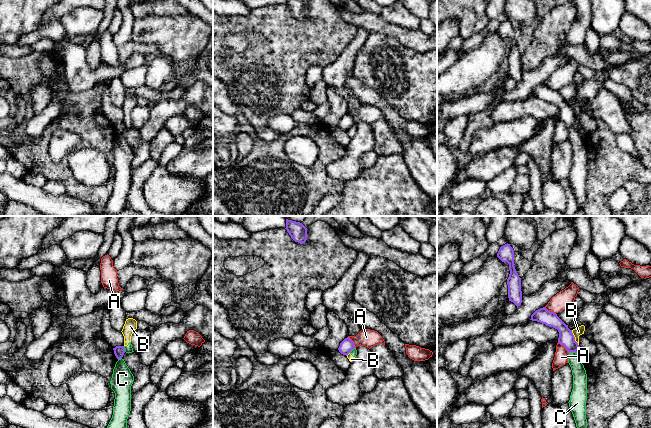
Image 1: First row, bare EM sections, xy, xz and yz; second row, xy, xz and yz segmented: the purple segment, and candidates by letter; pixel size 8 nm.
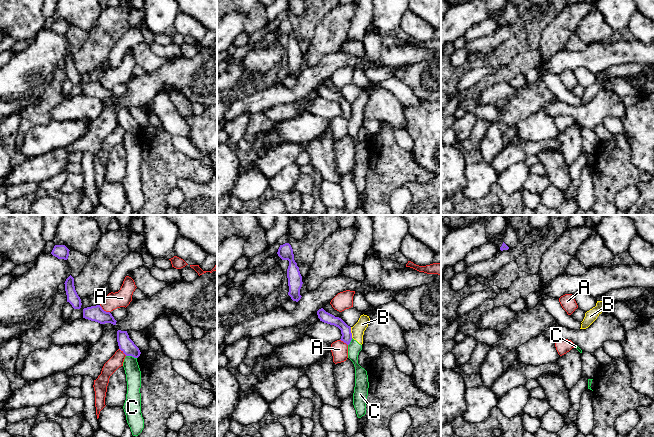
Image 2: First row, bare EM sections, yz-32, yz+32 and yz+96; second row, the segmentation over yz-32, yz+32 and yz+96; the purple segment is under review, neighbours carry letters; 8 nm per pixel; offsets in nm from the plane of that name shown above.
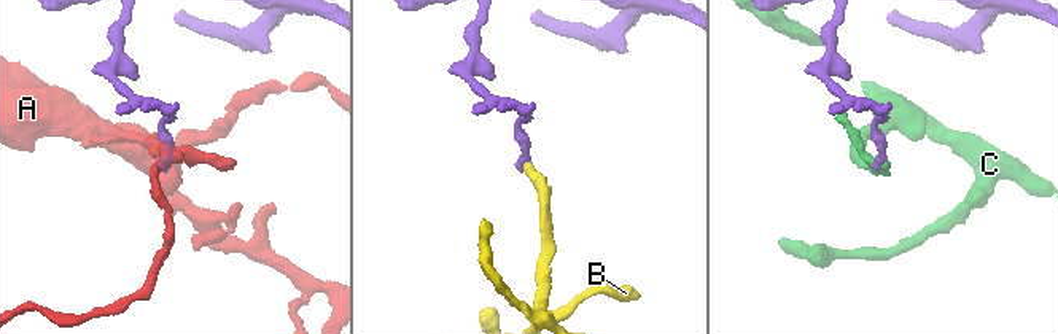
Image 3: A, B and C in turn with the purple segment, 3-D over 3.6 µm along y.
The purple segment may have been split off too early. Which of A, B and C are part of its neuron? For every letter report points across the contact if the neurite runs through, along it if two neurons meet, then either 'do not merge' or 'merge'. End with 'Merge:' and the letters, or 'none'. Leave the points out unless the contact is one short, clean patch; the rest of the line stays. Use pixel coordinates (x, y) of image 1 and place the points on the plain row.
A: do not merge
B: along yz (571, 106), (574, 116), (578, 121) | do not merge
C: do not merge
Merge: none

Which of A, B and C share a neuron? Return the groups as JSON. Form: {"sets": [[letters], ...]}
{"sets": [["A"], ["B", "C"]]}

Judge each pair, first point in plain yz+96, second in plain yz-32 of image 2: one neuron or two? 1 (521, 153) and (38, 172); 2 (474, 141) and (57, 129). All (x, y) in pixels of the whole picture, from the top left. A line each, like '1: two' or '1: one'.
1: one
2: two

